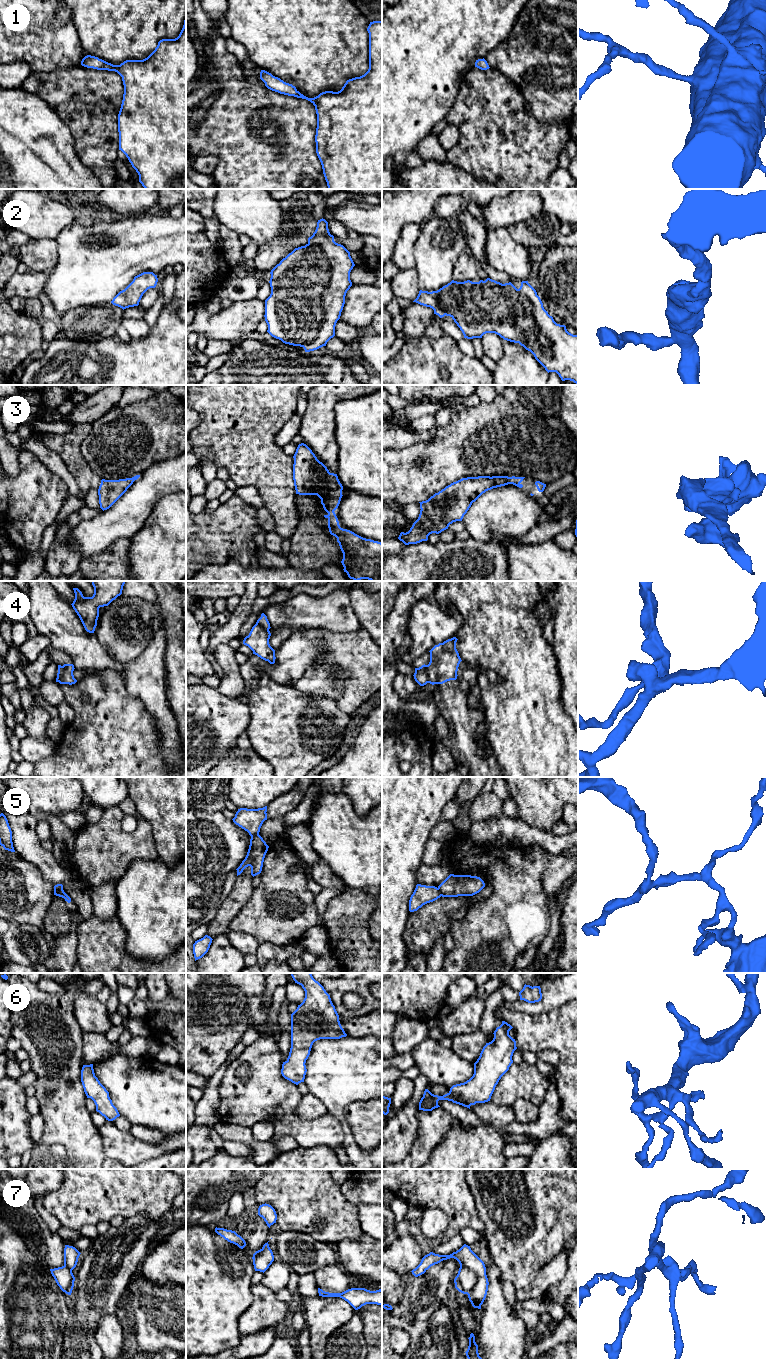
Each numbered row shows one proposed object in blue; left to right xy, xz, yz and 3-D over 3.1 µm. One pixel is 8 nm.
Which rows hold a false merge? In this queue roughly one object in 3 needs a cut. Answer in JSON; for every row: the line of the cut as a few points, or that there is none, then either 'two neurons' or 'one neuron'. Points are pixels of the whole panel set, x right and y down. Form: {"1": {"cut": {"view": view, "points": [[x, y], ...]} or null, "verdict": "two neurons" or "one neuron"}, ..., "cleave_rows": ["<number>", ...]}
{"1": {"cut": null, "verdict": "one neuron"}, "2": {"cut": null, "verdict": "one neuron"}, "3": {"cut": null, "verdict": "one neuron"}, "4": {"cut": {"view": "yz", "points": [[426, 665], [428, 682]]}, "verdict": "two neurons"}, "5": {"cut": {"view": "yz", "points": [[438, 887], [441, 895]]}, "verdict": "two neurons"}, "6": {"cut": null, "verdict": "one neuron"}, "7": {"cut": {"view": "yz", "points": [[460, 1266], [469, 1268], [476, 1276], [476, 1283], [467, 1294]]}, "verdict": "two neurons"}, "cleave_rows": ["4", "5", "7"]}

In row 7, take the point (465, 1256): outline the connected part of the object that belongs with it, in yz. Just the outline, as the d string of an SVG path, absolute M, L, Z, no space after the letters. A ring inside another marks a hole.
M464 1244L459 1250L450 1255L439 1255L430 1252L422 1258L420 1264L411 1272L415 1277L418 1277L424 1274L431 1266L450 1258L456 1259L460 1267L466 1267L476 1274L477 1282L468 1294L468 1298L474 1308L481 1309L481 1305L487 1295L489 1282L484 1262L471 1250L470 1246Z

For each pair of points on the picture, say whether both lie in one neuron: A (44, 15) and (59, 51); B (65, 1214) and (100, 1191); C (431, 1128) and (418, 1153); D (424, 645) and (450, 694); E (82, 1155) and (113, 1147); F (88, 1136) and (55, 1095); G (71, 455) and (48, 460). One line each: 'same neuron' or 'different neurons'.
A: same neuron
B: same neuron
C: same neuron
D: different neurons
E: different neurons
F: same neuron
G: different neurons

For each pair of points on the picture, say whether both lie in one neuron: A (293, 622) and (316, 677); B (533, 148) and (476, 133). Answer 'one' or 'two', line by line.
A: two
B: one

